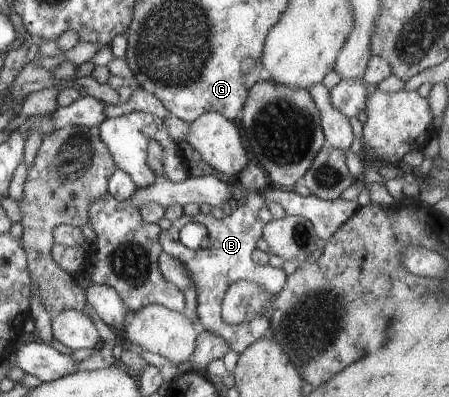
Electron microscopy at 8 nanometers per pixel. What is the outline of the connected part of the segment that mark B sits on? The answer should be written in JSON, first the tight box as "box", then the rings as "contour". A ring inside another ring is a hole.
{"box":[159,189,288,355],"contour":[[[241,189],[241,193],[231,208],[228,209],[227,217],[223,220],[217,220],[211,214],[199,213],[192,217],[184,214],[171,224],[169,230],[163,230],[161,236],[159,236],[163,252],[175,256],[177,260],[181,260],[181,264],[185,266],[189,278],[193,280],[197,292],[197,316],[199,322],[203,324],[203,328],[207,332],[213,332],[213,334],[221,336],[229,344],[229,347],[239,355],[245,351],[247,346],[250,346],[259,338],[271,335],[271,314],[261,312],[253,320],[247,320],[245,324],[239,324],[239,326],[237,324],[227,324],[222,316],[225,294],[235,282],[247,280],[255,286],[263,288],[271,296],[275,296],[285,288],[288,278],[282,268],[273,267],[269,264],[259,266],[252,260],[253,251],[257,248],[257,241],[262,237],[263,228],[271,220],[272,215],[267,204],[265,204],[265,200],[263,200],[262,190]],[[187,222],[197,222],[197,224],[203,224],[207,228],[209,244],[207,244],[205,250],[193,251],[181,244],[179,232]]]}

